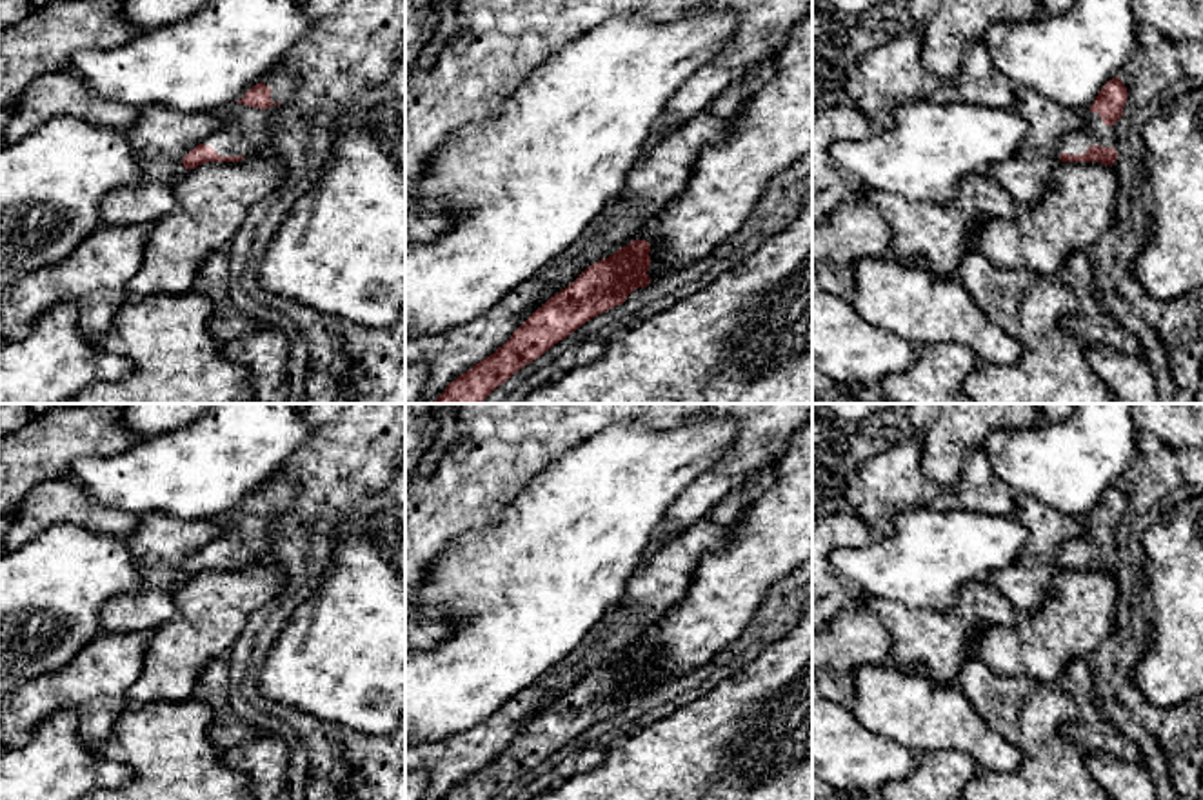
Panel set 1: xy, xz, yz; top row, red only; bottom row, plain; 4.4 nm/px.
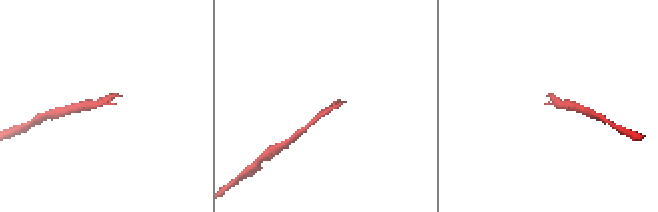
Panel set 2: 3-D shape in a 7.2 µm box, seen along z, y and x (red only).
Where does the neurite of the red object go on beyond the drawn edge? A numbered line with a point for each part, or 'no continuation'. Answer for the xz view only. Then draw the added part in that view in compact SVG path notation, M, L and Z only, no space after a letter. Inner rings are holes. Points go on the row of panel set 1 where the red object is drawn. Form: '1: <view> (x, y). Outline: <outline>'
no continuation

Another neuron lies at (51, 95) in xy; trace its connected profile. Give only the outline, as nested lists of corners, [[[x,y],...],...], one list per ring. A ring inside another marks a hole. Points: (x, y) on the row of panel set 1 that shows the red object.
[[[73,73],[38,76],[11,107],[4,140],[16,144],[56,116],[73,116],[96,127],[127,129],[138,122],[142,107],[93,95]]]

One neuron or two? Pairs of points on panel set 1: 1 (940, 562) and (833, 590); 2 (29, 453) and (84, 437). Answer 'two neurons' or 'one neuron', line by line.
1: two neurons
2: one neuron

